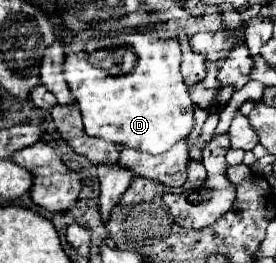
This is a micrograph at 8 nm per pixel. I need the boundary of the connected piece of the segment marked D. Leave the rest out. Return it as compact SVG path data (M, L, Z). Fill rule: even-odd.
M145 31L117 35L117 43L127 45L137 55L135 67L125 75L109 75L105 69L93 67L85 53L75 51L73 45L69 45L69 53L63 59L63 77L79 103L85 133L151 155L165 153L193 129L195 105L179 71L179 41L175 37L159 39L155 31Z

